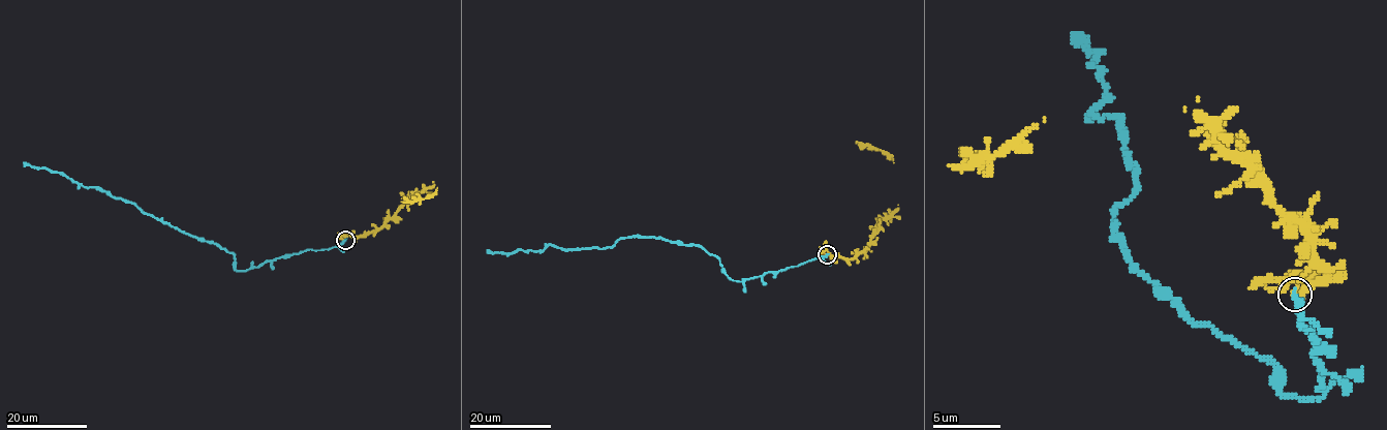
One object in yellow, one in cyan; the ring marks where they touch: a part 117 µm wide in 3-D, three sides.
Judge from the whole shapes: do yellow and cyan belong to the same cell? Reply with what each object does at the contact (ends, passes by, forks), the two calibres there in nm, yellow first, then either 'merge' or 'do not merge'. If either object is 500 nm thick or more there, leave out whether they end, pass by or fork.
yellow ends there; cyan ends there; 300 nm thick on the yellow side, 280 nm on the other; do not merge

